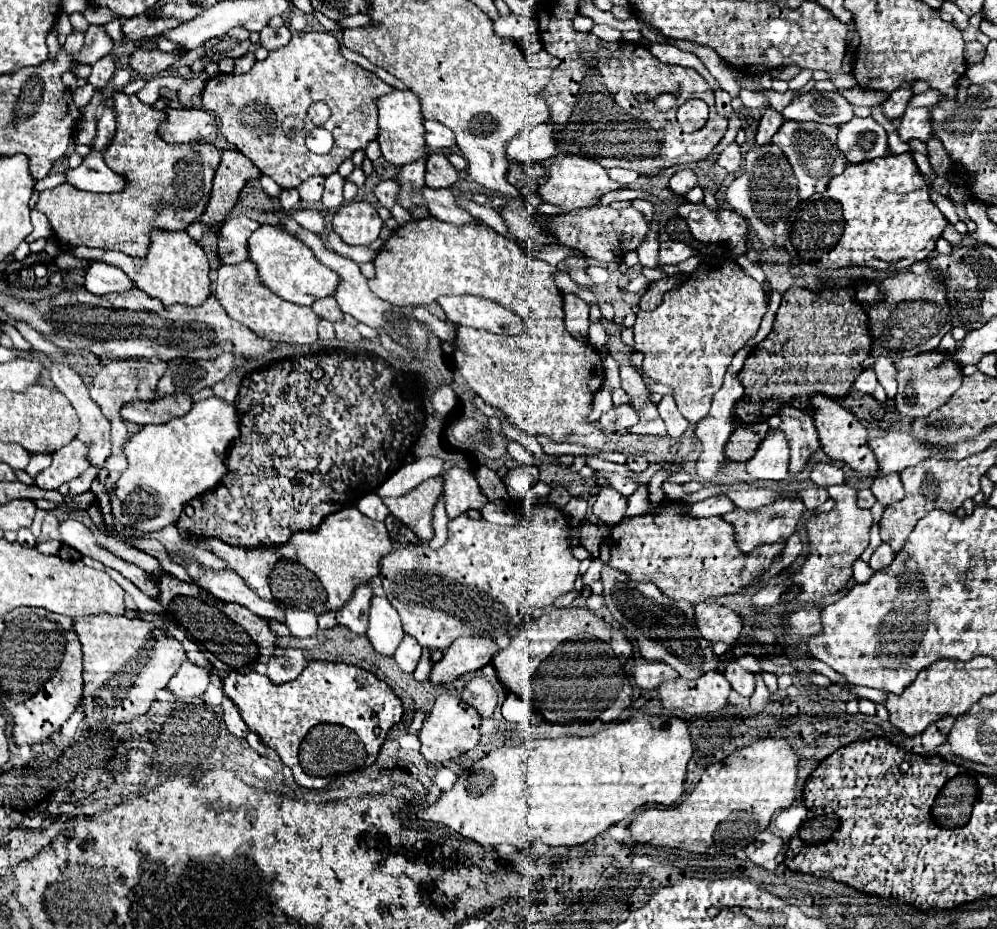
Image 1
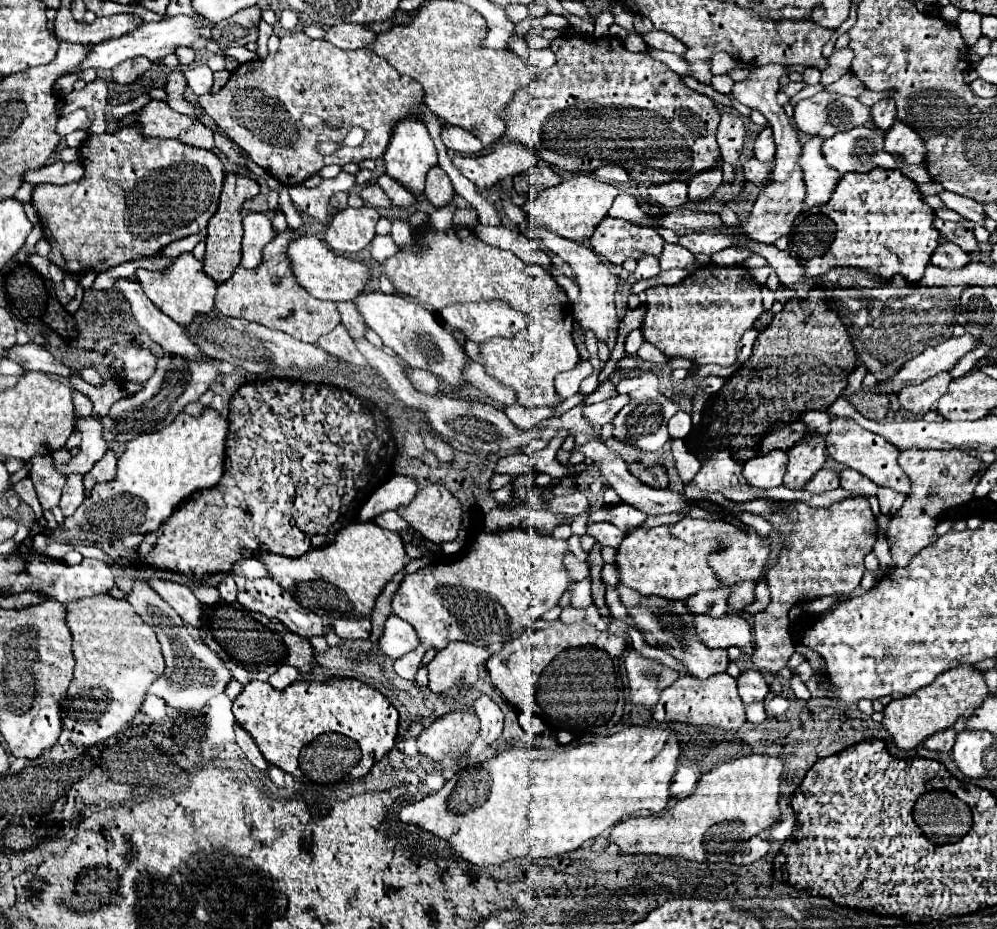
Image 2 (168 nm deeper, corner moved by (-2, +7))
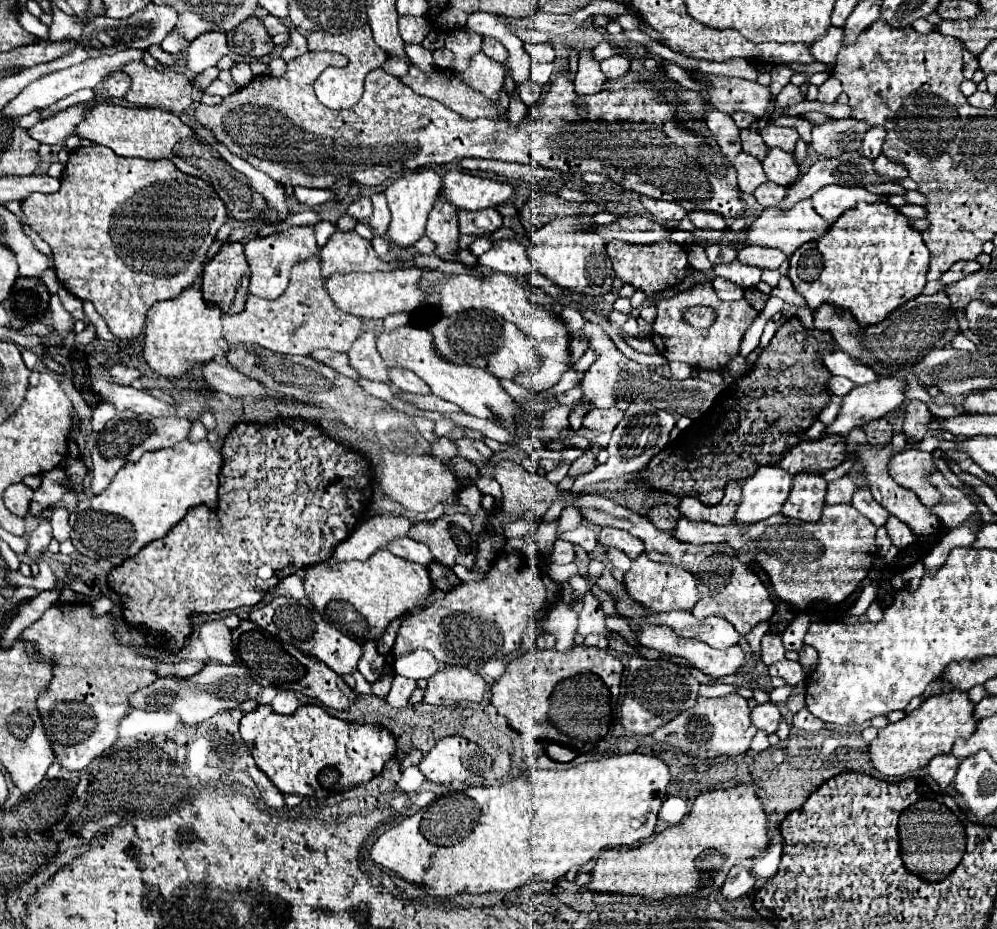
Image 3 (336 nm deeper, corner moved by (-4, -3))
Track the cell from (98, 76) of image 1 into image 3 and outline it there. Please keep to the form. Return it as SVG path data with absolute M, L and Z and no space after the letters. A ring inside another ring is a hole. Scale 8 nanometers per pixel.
M83 103L73 105L73 107L65 109L65 111L59 111L53 117L45 119L45 121L39 121L27 133L39 143L59 145L73 133L75 125L79 125L83 121L85 111L87 111L87 107L83 107Z

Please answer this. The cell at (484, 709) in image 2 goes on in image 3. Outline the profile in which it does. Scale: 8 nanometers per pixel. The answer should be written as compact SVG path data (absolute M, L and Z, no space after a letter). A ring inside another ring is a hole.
M499 753L493 761L493 771L497 775L497 779L503 779L509 771L511 771L511 759L507 753Z

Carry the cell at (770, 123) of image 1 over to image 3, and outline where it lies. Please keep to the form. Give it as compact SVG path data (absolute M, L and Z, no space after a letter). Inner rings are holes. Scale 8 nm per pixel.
M769 149L769 155L763 159L763 169L765 175L769 177L769 181L783 185L783 187L791 187L797 179L799 171L799 163L793 159L793 155L787 155L785 151Z

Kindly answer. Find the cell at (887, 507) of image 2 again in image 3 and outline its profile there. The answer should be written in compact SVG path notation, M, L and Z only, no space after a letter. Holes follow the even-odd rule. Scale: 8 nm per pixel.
M893 515L887 519L887 525L885 527L887 527L889 537L891 537L891 541L893 541L893 545L897 549L905 549L905 547L909 547L915 541L915 537L911 535L911 529L903 521L895 519Z

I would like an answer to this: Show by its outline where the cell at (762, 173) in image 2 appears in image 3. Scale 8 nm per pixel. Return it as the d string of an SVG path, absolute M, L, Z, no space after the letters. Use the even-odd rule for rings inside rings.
M769 181L769 183L763 183L753 195L755 195L757 203L759 203L763 209L767 209L767 207L777 205L777 203L787 195L787 187L775 185L775 183Z

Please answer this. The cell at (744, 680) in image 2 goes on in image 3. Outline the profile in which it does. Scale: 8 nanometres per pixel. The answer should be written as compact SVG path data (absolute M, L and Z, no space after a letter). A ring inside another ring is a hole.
M763 703L751 711L751 719L753 719L757 729L763 729L767 735L771 735L777 731L777 725L781 721L781 713L779 713L777 705Z

